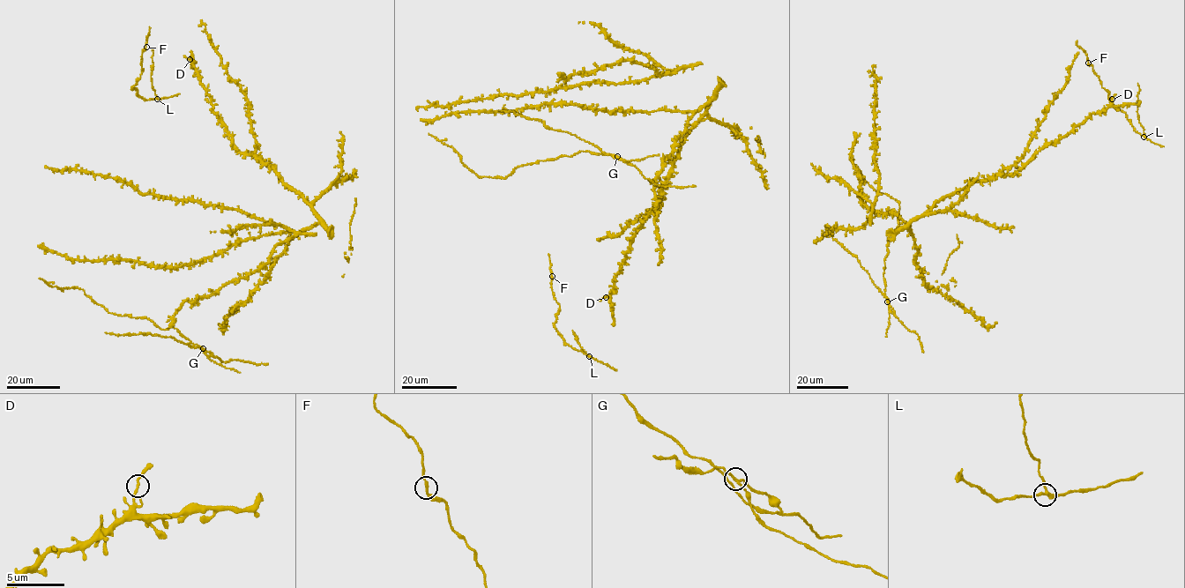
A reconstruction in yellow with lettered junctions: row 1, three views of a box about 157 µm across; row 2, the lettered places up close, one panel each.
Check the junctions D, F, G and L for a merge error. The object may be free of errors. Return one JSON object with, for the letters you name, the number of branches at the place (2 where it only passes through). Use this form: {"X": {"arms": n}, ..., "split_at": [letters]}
{"G": {"arms": 3}, "split_at": ["G"]}

